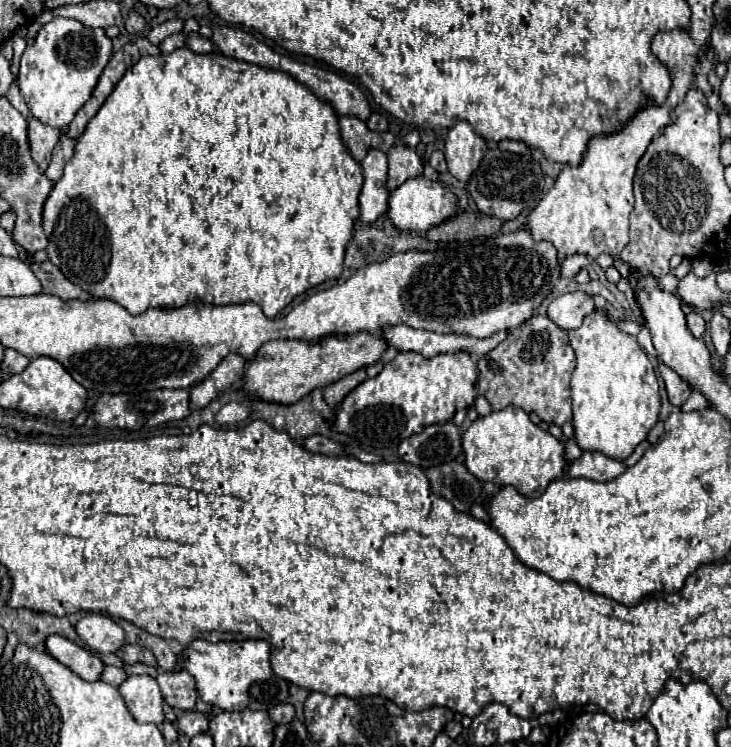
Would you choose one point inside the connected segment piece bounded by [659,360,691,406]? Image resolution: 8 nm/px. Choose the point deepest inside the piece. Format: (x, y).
(678, 390)

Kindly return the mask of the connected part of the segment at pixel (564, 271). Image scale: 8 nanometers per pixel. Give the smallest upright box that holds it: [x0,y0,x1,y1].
[561,254,589,278]

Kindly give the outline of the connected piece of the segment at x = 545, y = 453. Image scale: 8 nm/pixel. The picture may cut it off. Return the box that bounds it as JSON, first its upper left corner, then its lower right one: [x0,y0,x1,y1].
[463,406,567,498]

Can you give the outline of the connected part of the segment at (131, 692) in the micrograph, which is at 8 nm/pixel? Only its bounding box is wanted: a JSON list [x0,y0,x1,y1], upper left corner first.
[119,674,163,726]

